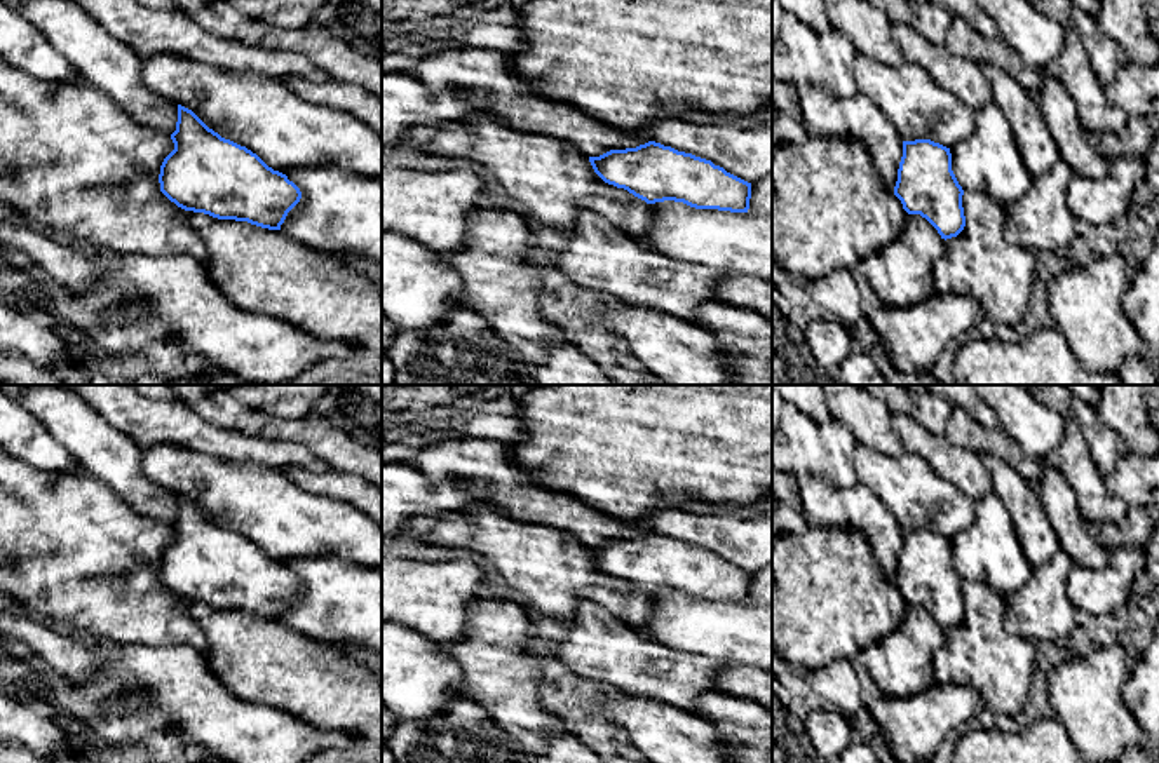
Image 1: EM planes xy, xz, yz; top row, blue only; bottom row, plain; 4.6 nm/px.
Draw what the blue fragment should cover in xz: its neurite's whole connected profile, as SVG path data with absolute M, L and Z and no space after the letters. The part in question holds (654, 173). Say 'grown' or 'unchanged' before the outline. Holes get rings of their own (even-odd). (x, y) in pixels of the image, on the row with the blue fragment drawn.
unchanged; M655 141L589 157L594 172L647 204L674 200L695 209L748 213L751 183L711 160Z

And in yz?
unchanged; M903 141L894 195L908 214L925 218L945 240L966 226L964 190L952 171L950 148L939 143Z

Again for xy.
unchanged; M178 105L174 150L160 165L160 192L178 207L218 219L247 221L281 230L288 213L300 202L300 188L286 174L268 167L256 153L209 129L192 110Z

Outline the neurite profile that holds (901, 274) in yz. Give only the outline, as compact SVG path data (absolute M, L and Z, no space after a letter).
M908 214L901 233L871 256L863 275L887 307L910 307L934 294L934 265L945 239L920 214Z

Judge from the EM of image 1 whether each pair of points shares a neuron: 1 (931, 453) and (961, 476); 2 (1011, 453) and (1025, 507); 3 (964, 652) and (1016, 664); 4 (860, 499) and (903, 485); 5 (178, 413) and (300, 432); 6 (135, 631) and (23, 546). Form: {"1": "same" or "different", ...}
{"1": "same", "2": "different", "3": "same", "4": "different", "5": "different", "6": "same"}

